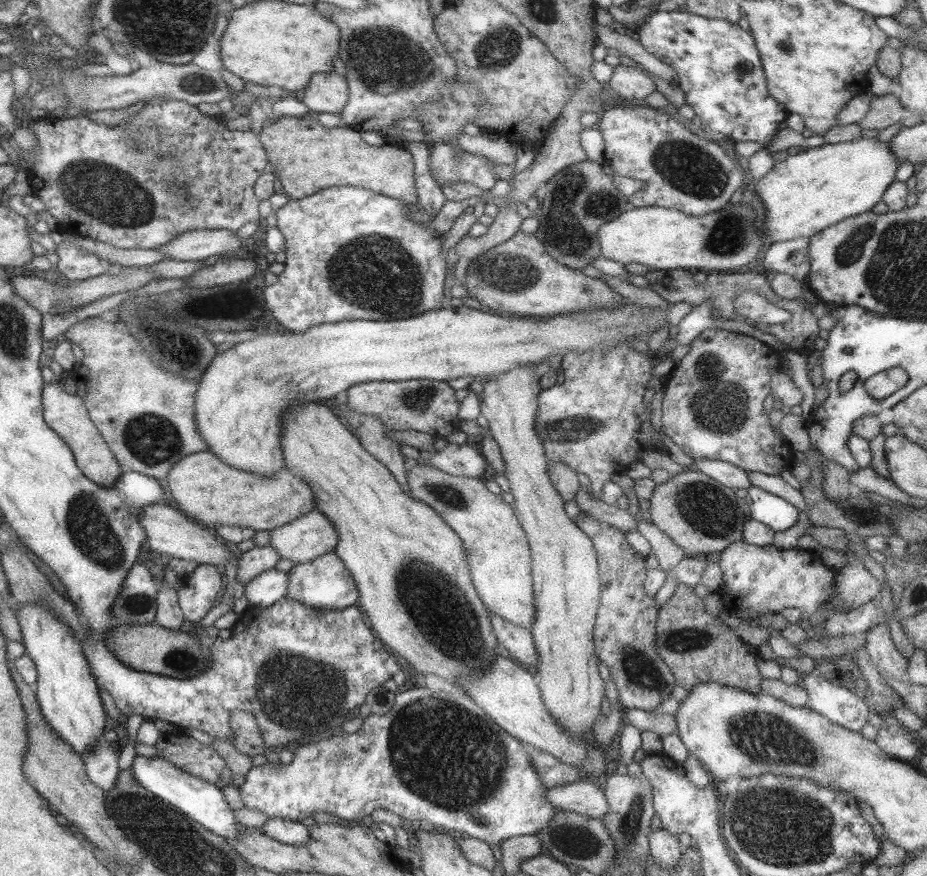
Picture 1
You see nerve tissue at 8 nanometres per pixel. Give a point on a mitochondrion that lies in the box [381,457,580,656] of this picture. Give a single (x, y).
(449, 495)

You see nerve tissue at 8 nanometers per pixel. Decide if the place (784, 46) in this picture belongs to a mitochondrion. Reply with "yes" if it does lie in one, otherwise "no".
yes

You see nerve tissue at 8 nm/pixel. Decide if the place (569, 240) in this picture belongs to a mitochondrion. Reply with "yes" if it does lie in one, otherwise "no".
yes

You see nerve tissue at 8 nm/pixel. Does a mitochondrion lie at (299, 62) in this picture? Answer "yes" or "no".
no

